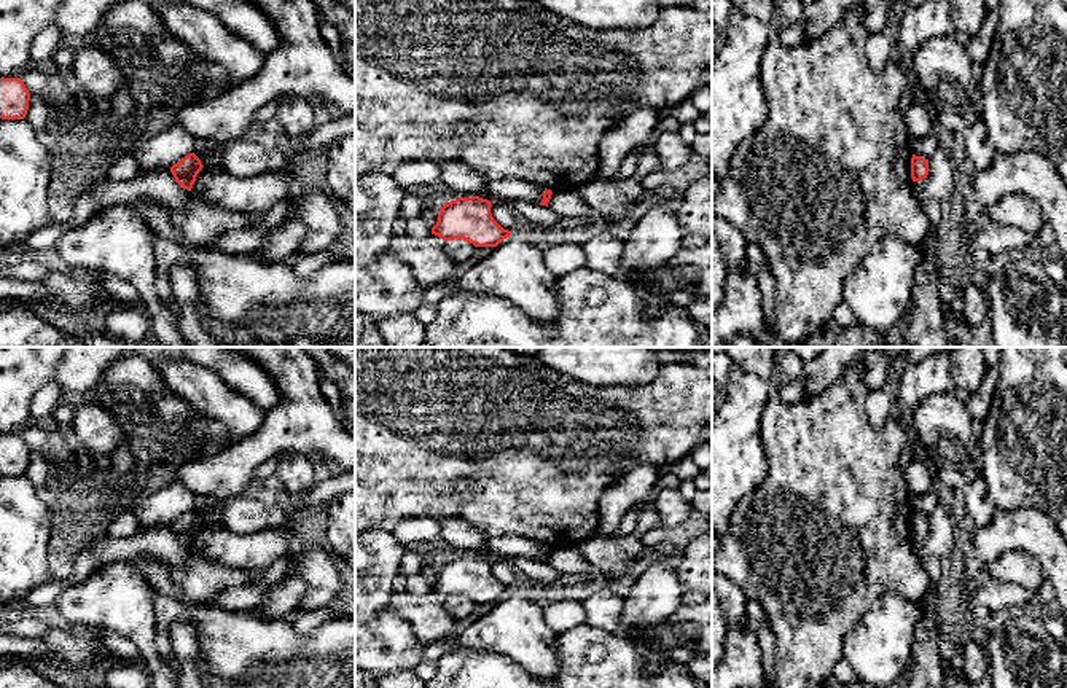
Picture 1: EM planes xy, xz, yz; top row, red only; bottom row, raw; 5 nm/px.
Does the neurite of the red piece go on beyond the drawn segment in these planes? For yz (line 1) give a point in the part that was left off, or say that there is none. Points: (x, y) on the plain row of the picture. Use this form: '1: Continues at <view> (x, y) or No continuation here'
1: No continuation here

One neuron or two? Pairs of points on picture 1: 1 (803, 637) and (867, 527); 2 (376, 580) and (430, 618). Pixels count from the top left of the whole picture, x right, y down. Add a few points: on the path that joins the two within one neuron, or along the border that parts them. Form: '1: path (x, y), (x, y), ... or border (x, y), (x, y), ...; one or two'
1: path (809, 610), (814, 582), (841, 555); one
2: border (392, 593), (389, 607), (411, 626); two

